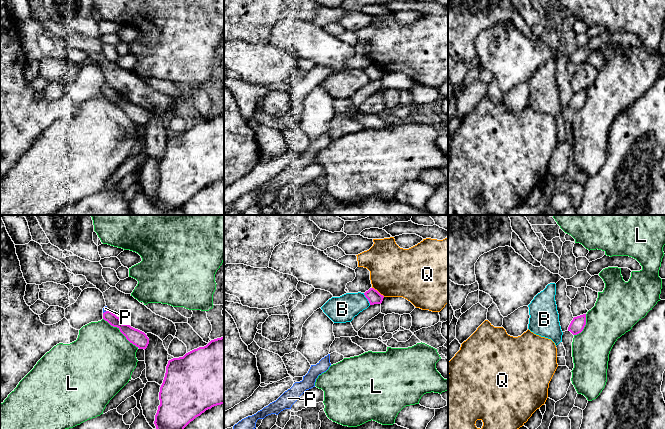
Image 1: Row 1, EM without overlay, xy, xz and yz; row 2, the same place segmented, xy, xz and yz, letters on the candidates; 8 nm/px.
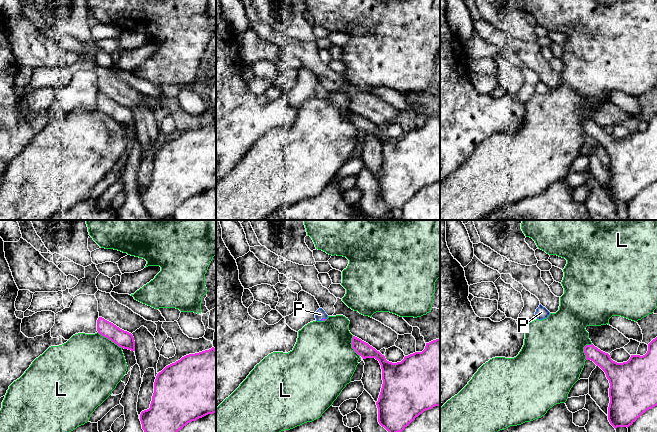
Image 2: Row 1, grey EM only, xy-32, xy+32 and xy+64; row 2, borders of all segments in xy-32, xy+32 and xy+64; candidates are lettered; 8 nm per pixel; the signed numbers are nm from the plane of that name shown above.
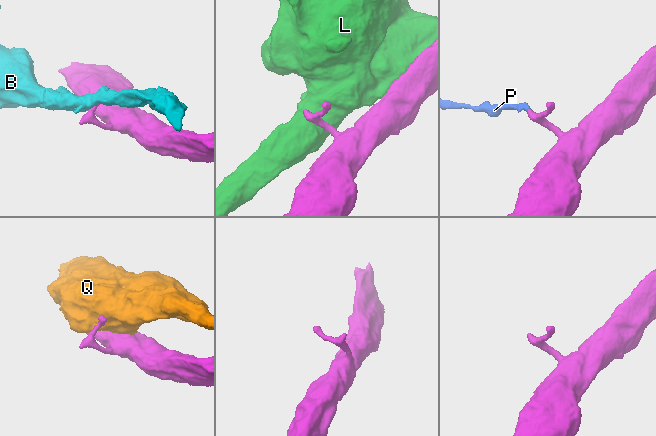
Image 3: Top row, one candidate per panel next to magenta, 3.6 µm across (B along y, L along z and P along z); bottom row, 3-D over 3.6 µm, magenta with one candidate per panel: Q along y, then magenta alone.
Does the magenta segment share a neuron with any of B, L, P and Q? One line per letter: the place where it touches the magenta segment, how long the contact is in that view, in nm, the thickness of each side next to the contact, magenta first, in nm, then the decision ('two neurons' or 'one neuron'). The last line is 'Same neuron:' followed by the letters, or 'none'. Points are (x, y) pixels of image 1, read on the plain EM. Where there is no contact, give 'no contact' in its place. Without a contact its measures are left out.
B: contact xz (367, 74); length 110 nm; calibres 110 and 220 nm; two neurons
L: contact xy (120, 107); length 380 nm; calibres 130 and 480 nm; two neurons
P: contact xy (106, 87); length 50 nm; calibres 100 and 40 nm; one neuron
Q: contact xz (377, 67); length 130 nm; calibres 110 and 400 nm; two neurons
Same neuron: P

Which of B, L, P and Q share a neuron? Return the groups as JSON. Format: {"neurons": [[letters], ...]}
{"neurons": [["B"], ["L"], ["P"], ["Q"]]}

